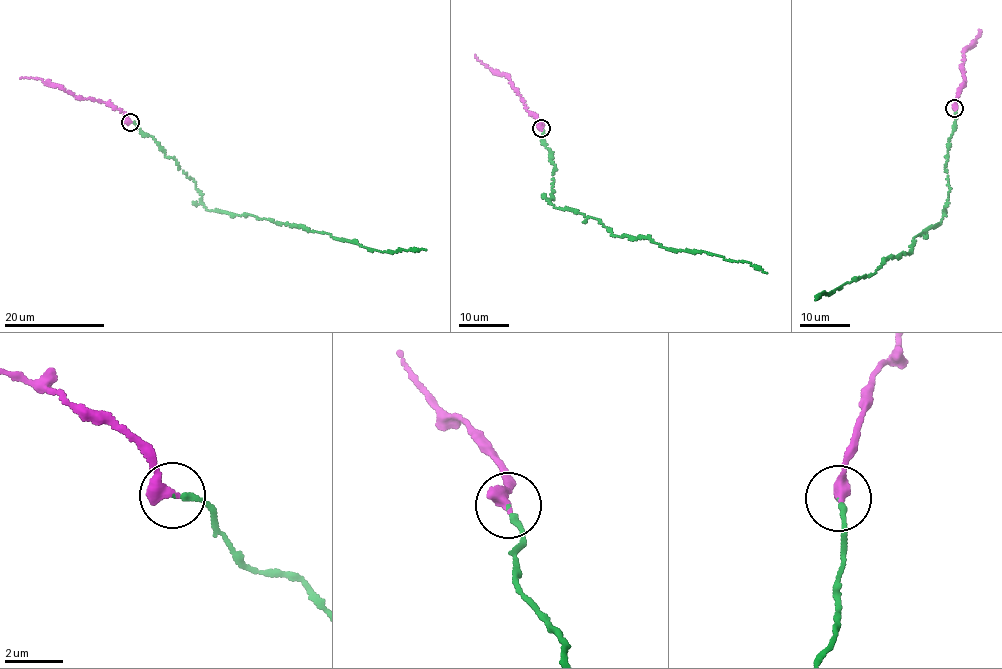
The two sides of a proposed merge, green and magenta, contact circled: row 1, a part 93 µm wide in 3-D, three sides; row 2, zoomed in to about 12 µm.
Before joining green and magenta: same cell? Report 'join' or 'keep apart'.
join

